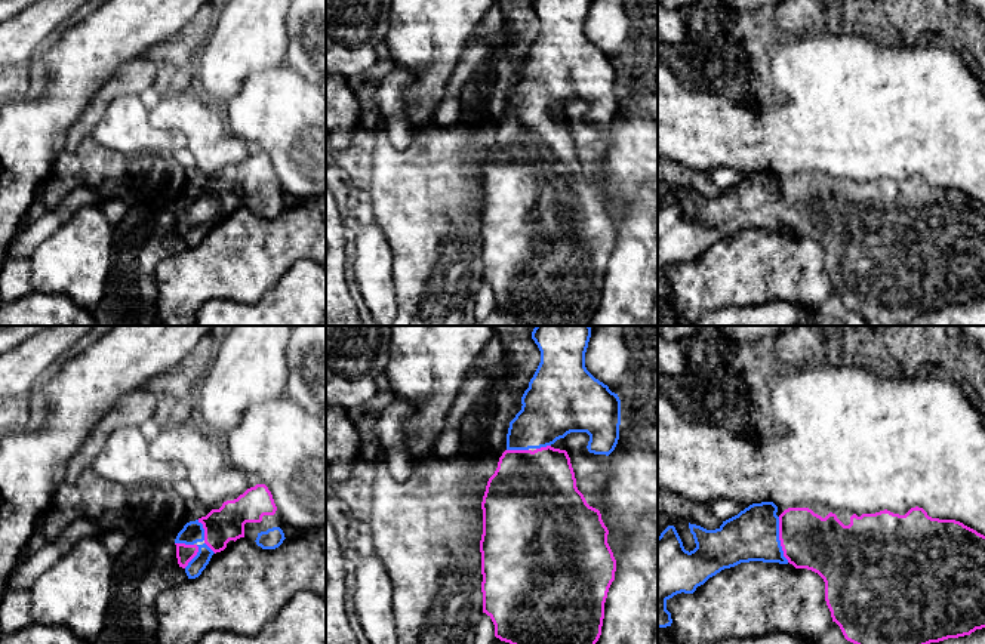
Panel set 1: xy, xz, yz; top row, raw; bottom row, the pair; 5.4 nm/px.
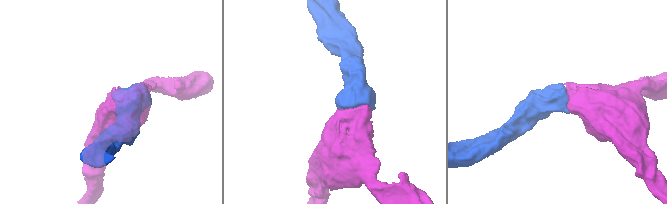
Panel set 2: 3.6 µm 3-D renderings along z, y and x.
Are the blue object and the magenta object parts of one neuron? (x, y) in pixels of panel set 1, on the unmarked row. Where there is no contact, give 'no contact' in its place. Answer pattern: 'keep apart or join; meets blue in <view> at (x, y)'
join; meets blue in yz at (778, 208)

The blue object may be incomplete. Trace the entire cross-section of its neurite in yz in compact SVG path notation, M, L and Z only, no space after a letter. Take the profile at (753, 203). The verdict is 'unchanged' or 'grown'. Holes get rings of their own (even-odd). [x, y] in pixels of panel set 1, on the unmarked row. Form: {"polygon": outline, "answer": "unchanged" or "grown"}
{"polygon": "M773 170L752 172L723 189L715 198L690 192L696 216L686 219L674 194L658 206L658 296L671 295L667 269L677 262L693 262L698 255L724 237L741 231L763 229L792 232L818 241L825 250L825 269L844 306L871 326L908 324L923 314L970 303L985 296L985 204L955 188L932 187L923 176L905 184L887 178L850 185L844 194L835 182L825 187L809 176L788 176L779 185Z", "answer": "grown"}

